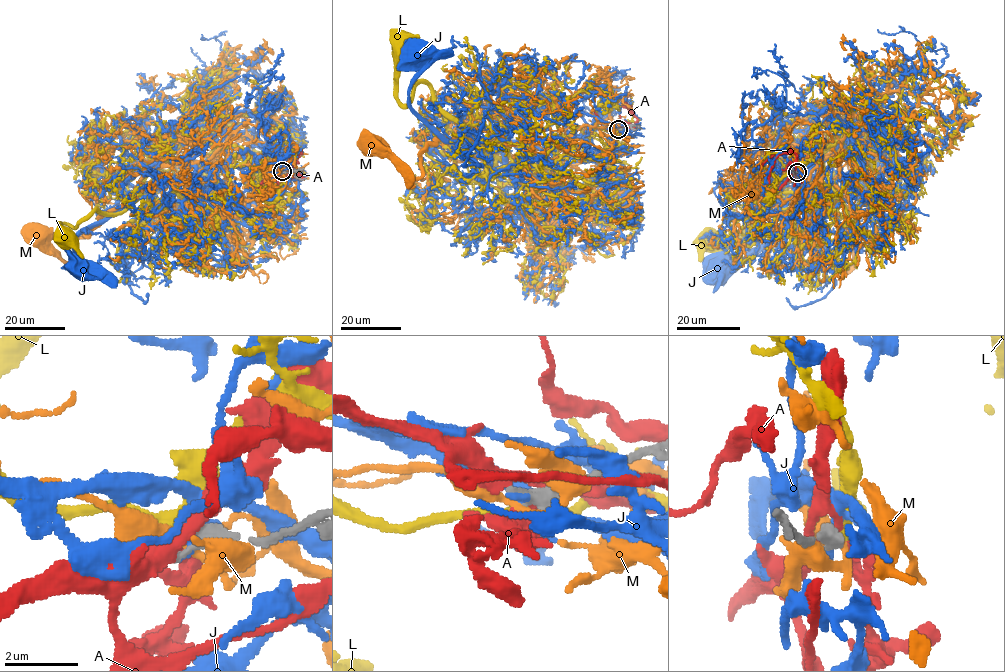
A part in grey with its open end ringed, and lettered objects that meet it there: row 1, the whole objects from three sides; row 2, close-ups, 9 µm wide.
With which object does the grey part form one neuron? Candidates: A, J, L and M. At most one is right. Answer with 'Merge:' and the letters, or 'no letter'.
Merge: L

